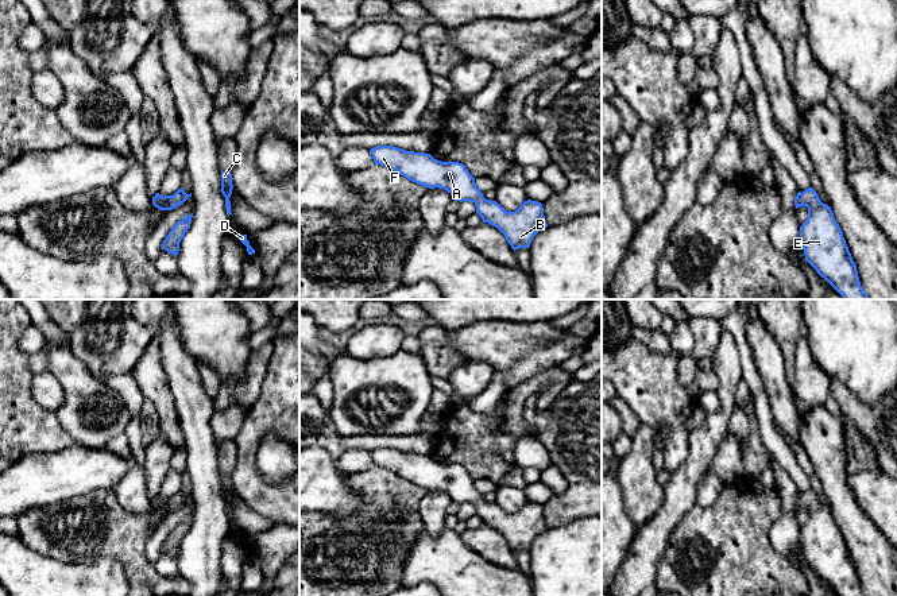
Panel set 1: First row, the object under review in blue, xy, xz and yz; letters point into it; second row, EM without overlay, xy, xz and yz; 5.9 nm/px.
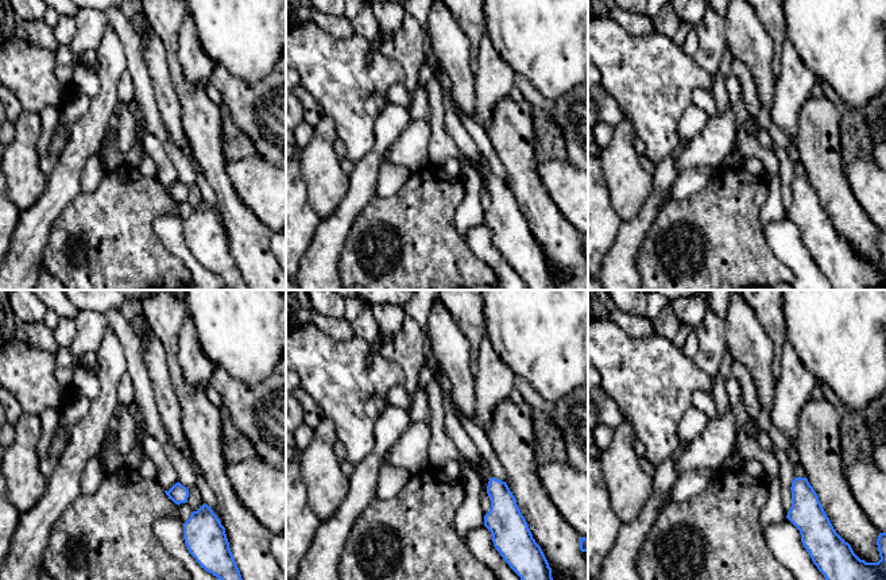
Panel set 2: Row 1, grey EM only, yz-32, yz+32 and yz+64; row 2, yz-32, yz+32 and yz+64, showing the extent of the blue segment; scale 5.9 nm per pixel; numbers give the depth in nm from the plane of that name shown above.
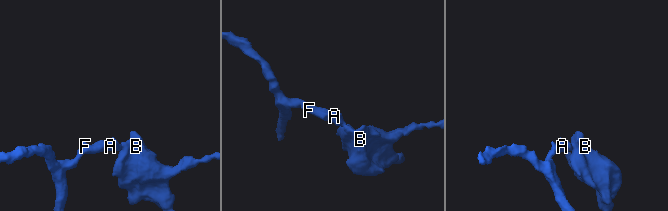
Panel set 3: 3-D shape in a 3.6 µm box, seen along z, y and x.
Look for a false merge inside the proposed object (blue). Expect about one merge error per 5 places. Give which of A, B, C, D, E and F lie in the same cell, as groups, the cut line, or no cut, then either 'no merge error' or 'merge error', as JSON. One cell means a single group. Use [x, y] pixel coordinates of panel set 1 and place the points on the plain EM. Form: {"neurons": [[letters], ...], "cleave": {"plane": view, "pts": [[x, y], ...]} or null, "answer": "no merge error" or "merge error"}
{"neurons": [["A", "B", "C", "D", "E", "F"]], "cleave": null, "answer": "no merge error"}

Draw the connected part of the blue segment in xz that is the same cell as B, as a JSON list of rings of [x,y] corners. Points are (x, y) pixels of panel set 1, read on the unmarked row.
[[[379,448],[370,453],[375,467],[391,471],[425,489],[444,491],[455,503],[473,504],[483,525],[498,530],[514,553],[529,550],[533,539],[548,529],[538,503],[527,502],[515,514],[507,514],[496,503],[486,502],[463,465],[441,464],[430,456],[393,448]]]

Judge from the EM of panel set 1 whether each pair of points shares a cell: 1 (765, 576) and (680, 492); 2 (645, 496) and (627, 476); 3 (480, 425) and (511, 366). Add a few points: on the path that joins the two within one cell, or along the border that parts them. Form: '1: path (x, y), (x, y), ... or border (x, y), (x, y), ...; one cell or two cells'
1: border (695, 504), (673, 529); two cells
2: path (641, 491), (633, 482); one cell
3: border (537, 374), (507, 390); two cells

